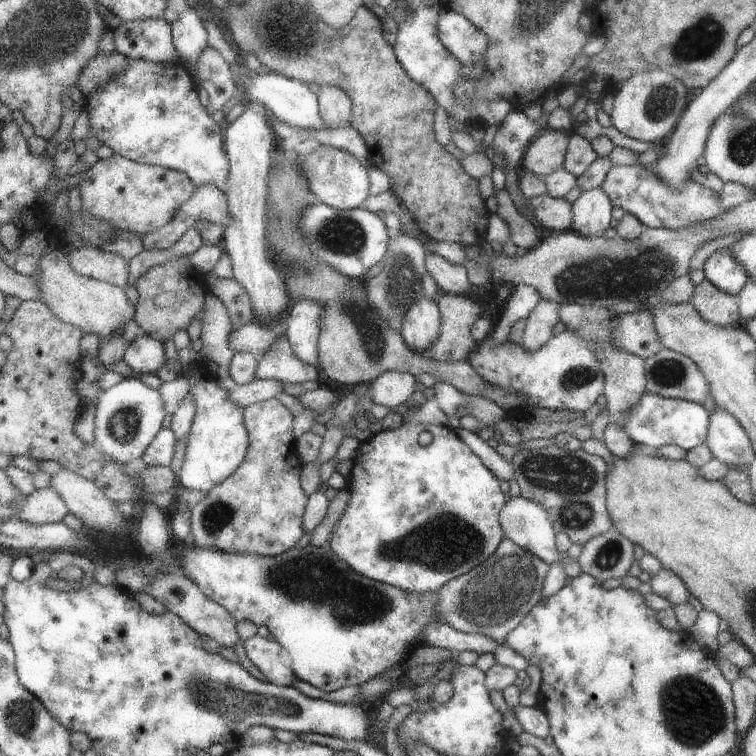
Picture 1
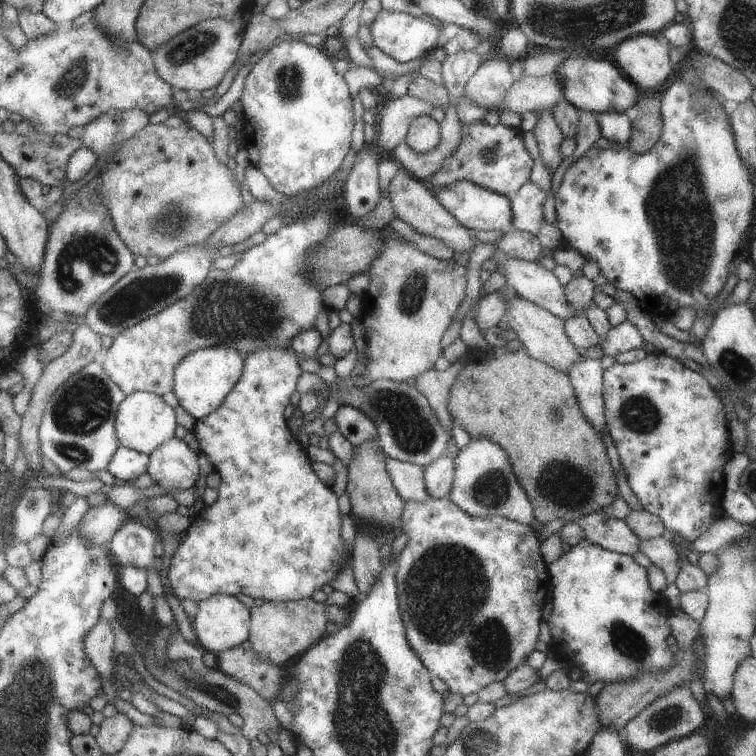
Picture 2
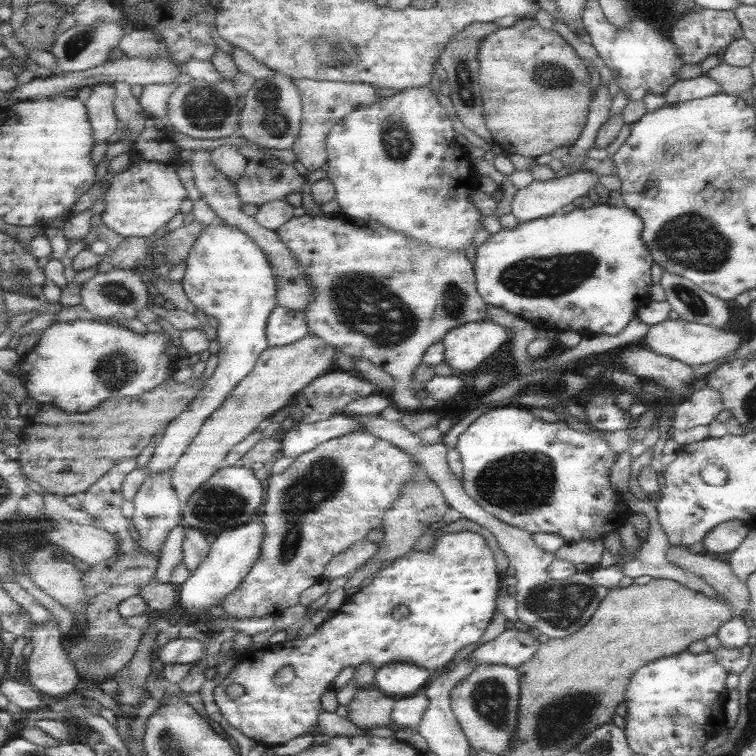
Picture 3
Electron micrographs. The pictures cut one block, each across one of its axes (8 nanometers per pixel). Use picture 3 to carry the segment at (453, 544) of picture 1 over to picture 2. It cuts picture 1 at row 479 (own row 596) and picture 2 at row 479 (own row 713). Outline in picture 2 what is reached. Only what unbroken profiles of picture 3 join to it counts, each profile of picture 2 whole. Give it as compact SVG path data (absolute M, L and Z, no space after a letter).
M269 346L269 348L261 348L253 354L249 354L246 358L246 364L243 370L242 378L234 390L230 392L226 400L223 400L221 407L217 411L211 412L205 418L199 419L193 427L199 449L204 452L208 460L212 463L213 470L218 472L221 480L218 486L218 499L210 506L202 506L192 512L193 519L191 526L185 531L183 542L179 544L176 551L172 554L172 559L168 567L165 577L165 594L173 594L182 604L185 600L191 600L199 603L201 600L207 600L215 594L225 594L231 596L239 596L246 594L254 598L262 598L267 601L285 601L297 600L301 598L310 598L315 590L319 590L321 586L329 584L333 580L333 576L337 572L341 572L341 568L347 564L349 558L349 550L345 546L345 542L341 540L341 514L339 514L339 506L335 502L335 494L325 486L323 481L319 480L317 474L313 474L314 470L309 468L307 456L301 450L301 446L297 444L297 438L293 438L293 433L289 429L288 418L285 418L285 408L291 402L291 392L295 390L295 384L298 384L298 378L303 374L303 370L297 366L301 362L301 358L291 350L291 348L279 348L279 346Z

